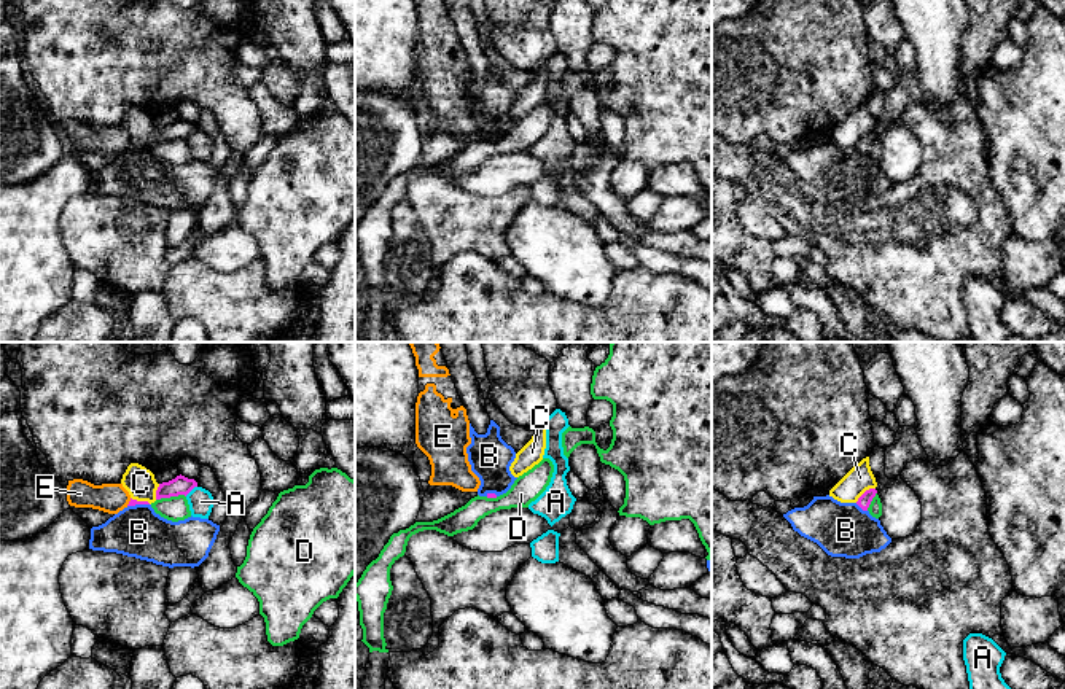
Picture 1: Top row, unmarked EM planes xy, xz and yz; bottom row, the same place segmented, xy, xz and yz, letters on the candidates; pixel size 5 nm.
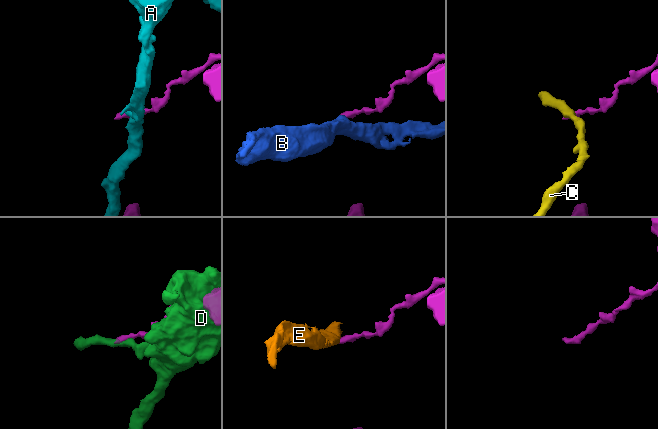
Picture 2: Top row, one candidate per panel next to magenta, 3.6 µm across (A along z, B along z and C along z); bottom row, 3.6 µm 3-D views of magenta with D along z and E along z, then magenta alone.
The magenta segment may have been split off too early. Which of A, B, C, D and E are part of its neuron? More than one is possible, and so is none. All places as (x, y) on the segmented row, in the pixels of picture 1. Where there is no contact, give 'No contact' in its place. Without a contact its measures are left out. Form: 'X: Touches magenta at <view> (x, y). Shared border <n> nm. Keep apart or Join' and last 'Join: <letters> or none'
A: Touches magenta at xy (190, 490). Shared border 80 nm. Keep apart
B: Touches magenta at yz (862, 508). Shared border 80 nm. Keep apart
C: Touches magenta at yz (865, 492). Shared border 130 nm. Keep apart
D: Touches magenta at xy (171, 495). Shared border 150 nm. Keep apart
E: Touches magenta at xy (129, 502). Shared border 50 nm. Keep apart
Join: none

